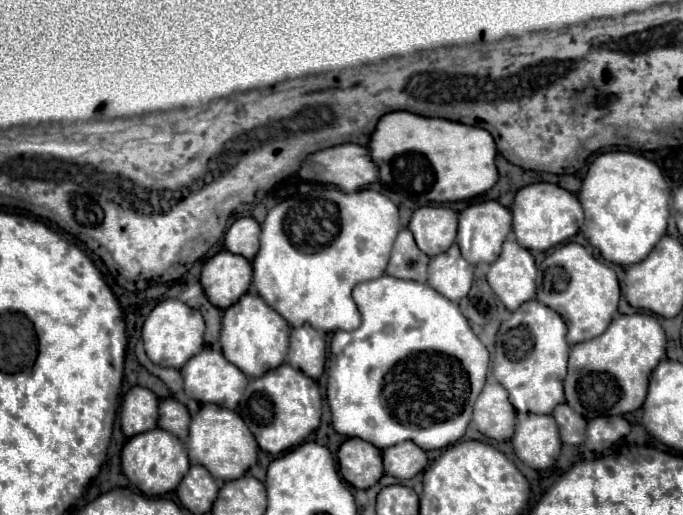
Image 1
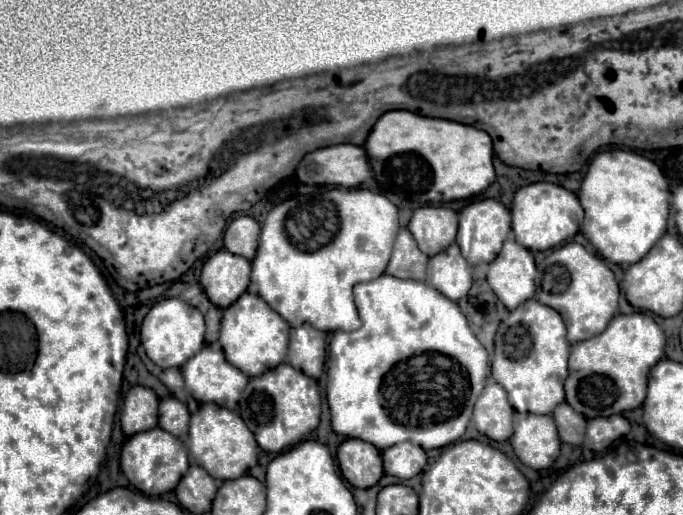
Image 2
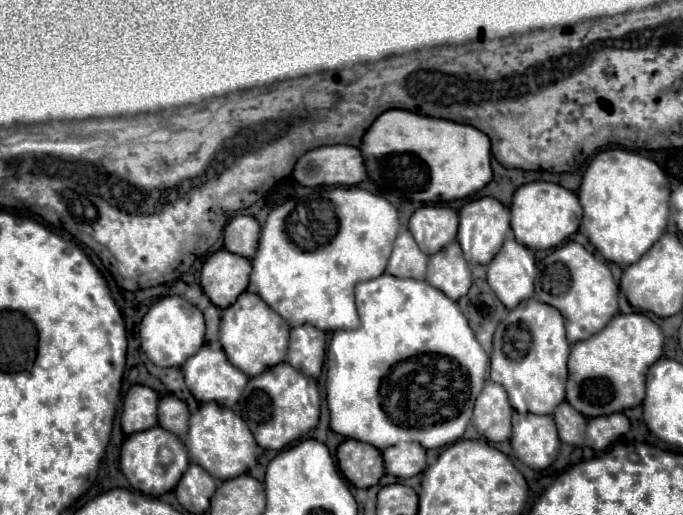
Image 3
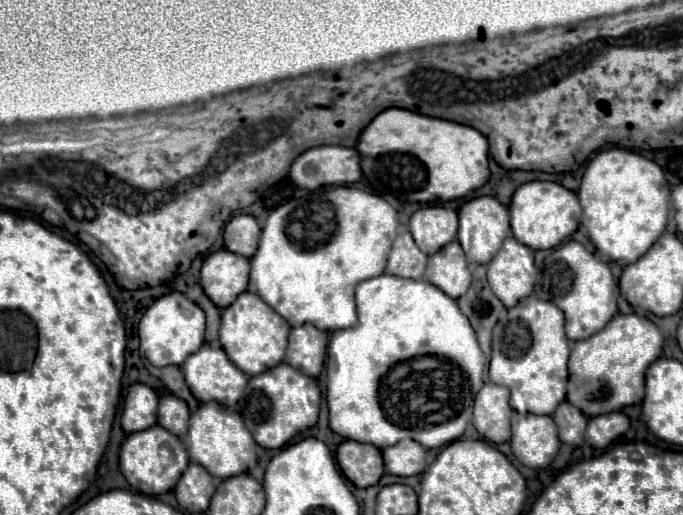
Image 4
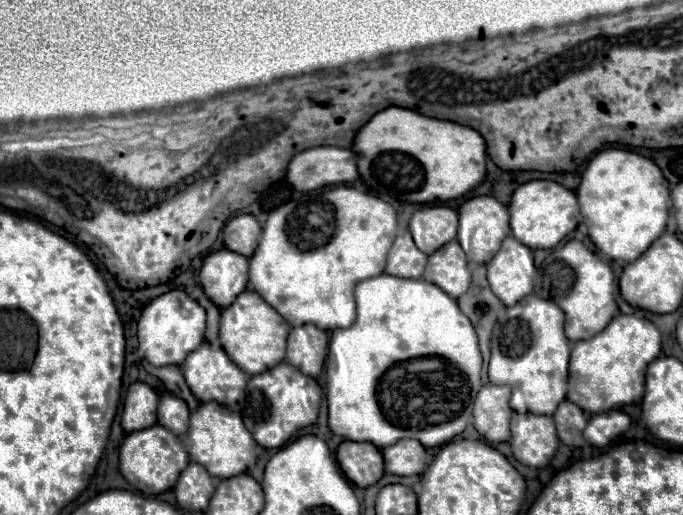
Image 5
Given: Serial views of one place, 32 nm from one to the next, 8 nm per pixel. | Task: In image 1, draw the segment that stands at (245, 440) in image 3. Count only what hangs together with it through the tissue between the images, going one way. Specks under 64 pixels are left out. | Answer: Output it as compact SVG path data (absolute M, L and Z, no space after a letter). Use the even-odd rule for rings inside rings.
M202 404L198 414L192 416L186 448L190 464L204 466L214 478L220 480L236 480L244 476L250 470L250 466L258 460L258 444L252 432L248 432L244 420L240 420L236 412L220 408L218 404Z

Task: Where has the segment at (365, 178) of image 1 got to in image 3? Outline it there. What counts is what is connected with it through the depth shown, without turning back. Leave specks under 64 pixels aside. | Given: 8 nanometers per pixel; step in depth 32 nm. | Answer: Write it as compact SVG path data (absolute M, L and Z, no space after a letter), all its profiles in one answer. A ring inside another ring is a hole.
M320 146L306 152L294 166L292 178L300 186L354 186L366 178L364 158L352 146Z

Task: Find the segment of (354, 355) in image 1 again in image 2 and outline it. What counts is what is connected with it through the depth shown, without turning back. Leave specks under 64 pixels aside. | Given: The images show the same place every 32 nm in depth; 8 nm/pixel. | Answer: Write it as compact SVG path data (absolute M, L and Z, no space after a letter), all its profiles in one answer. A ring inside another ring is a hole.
M388 274L356 284L354 300L362 326L354 332L336 330L330 340L334 366L328 366L326 372L326 398L332 414L332 430L348 438L370 442L378 450L404 440L416 442L424 450L442 448L460 440L488 372L488 352L476 340L466 316L460 312L460 306L426 282L400 280Z

